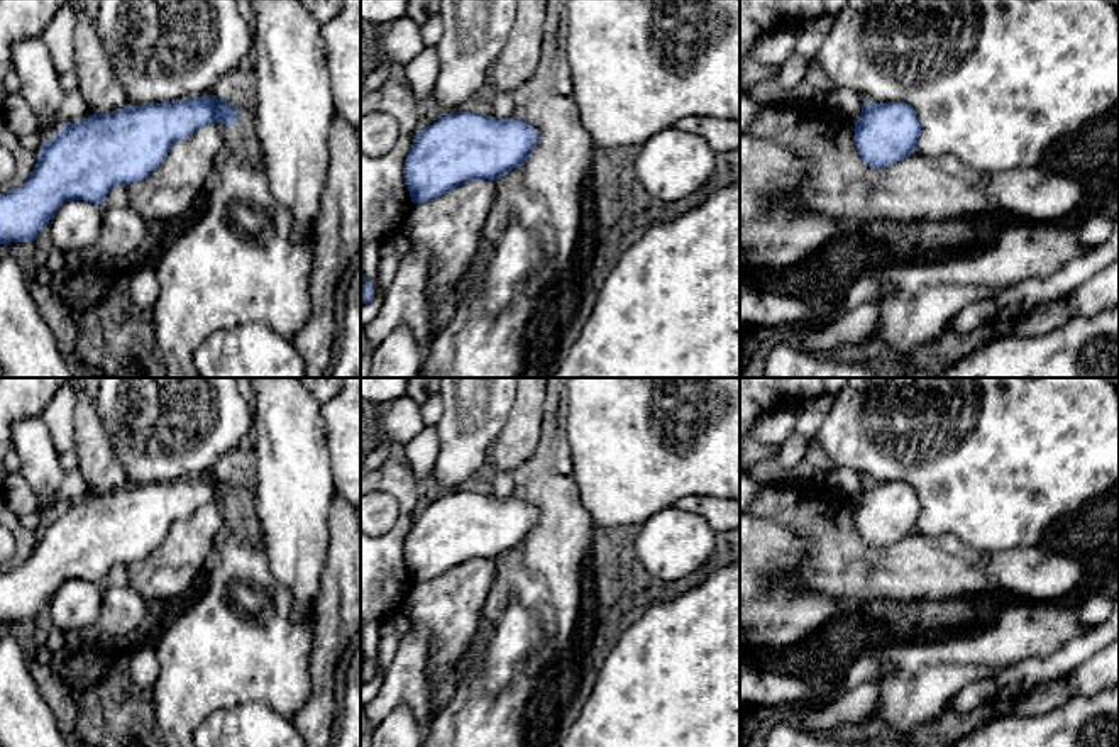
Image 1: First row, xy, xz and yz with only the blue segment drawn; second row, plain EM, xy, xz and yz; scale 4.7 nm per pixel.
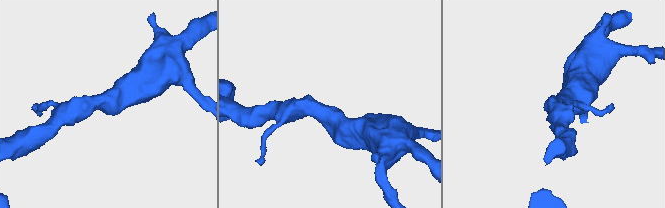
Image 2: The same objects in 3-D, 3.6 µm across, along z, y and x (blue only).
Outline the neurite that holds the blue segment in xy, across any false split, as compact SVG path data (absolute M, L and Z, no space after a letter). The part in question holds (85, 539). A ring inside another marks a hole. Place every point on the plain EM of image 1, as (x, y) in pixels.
M203 474L163 483L129 483L115 491L64 503L37 532L37 544L29 559L12 571L0 573L0 623L32 622L66 581L103 583L113 566L142 561L157 549L173 523L210 501L229 506L239 495L234 484Z

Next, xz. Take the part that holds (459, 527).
M452 491L413 518L403 547L411 581L430 581L472 559L499 559L528 539L537 518L537 508L516 496L494 500L491 495Z

